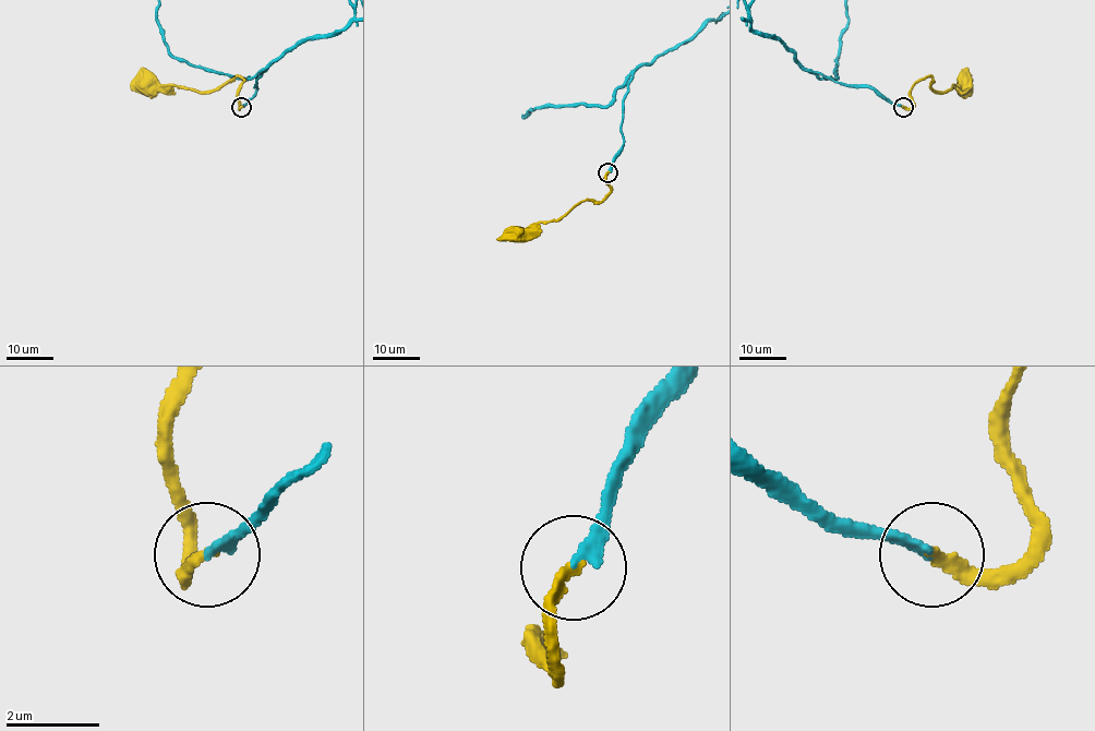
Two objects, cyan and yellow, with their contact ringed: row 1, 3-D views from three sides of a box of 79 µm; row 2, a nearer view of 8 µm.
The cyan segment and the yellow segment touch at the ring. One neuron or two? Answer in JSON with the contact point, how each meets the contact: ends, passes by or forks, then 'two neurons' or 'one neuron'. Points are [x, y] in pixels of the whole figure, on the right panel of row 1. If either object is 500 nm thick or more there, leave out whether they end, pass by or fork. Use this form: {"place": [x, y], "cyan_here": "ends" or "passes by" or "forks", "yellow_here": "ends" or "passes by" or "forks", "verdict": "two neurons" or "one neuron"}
{"place": [903, 107], "cyan_here": "ends", "yellow_here": "ends", "verdict": "one neuron"}

